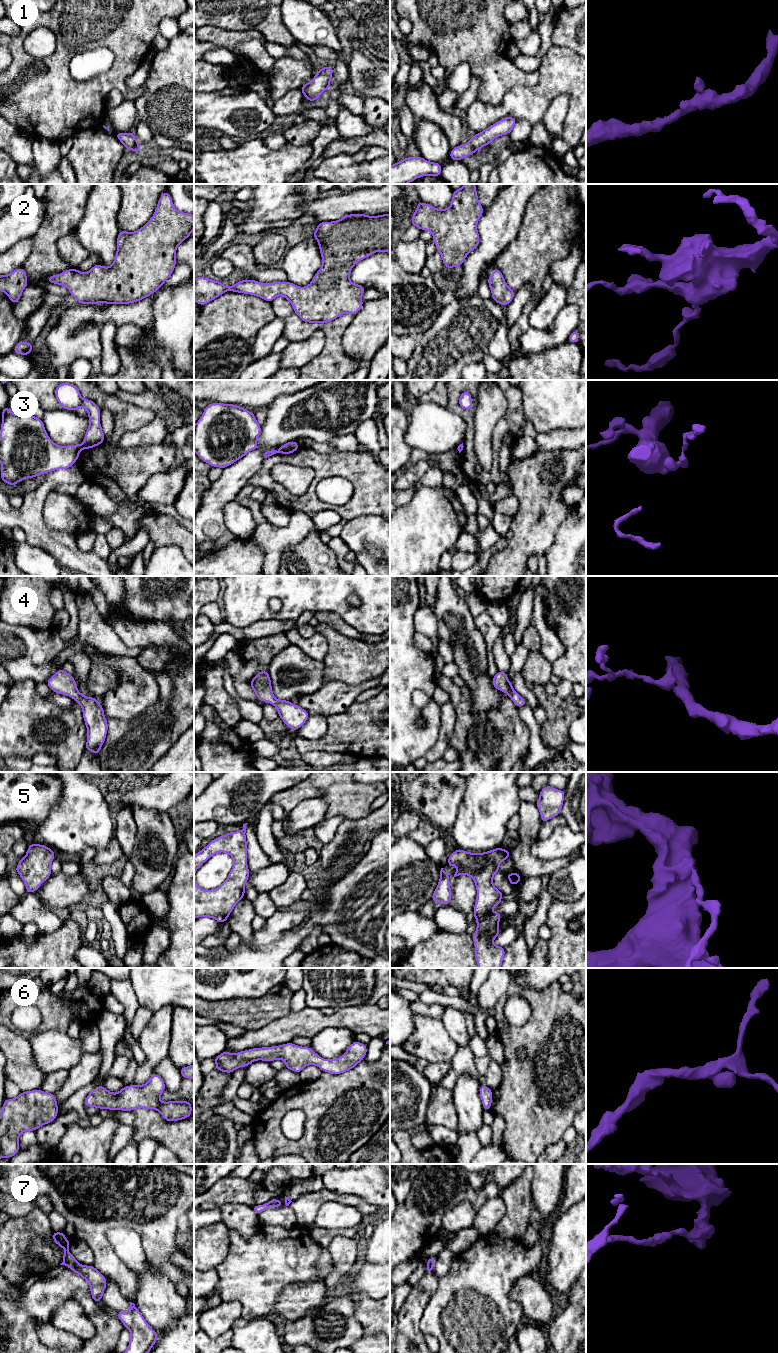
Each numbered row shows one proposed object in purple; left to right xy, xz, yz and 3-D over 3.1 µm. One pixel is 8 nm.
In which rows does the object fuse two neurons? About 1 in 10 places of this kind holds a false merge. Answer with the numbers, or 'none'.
3, 5

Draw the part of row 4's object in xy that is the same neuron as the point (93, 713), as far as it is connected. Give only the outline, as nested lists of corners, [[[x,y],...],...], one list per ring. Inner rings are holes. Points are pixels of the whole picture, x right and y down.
[[[60,668],[51,676],[46,684],[58,694],[74,699],[81,707],[83,719],[87,728],[87,742],[85,750],[98,755],[108,732],[108,722],[104,715],[104,708],[96,697],[86,697],[77,689],[77,684],[72,675]]]

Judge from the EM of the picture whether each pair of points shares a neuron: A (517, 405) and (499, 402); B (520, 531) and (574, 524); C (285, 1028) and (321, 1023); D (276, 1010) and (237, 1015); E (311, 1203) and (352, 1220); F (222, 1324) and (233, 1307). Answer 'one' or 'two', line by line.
A: two
B: two
C: one
D: one
E: two
F: one

